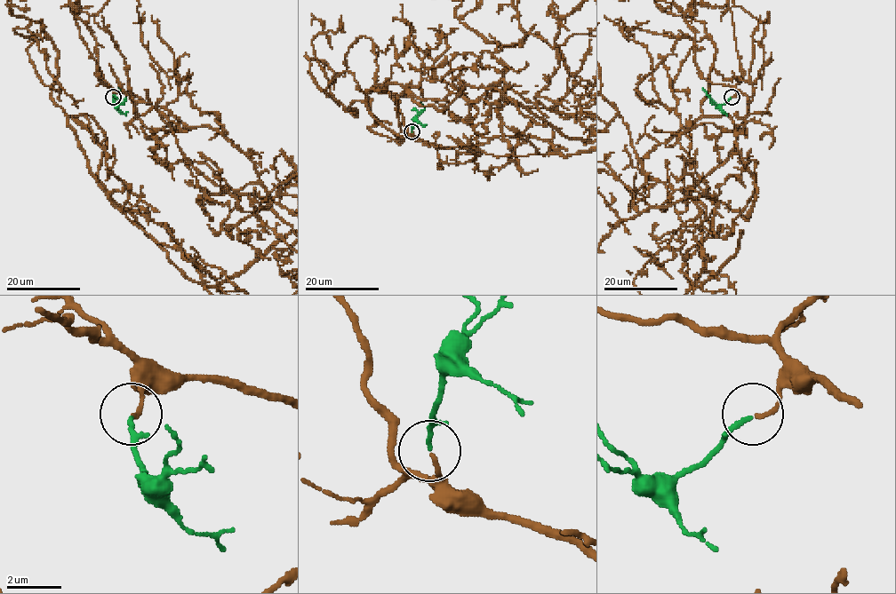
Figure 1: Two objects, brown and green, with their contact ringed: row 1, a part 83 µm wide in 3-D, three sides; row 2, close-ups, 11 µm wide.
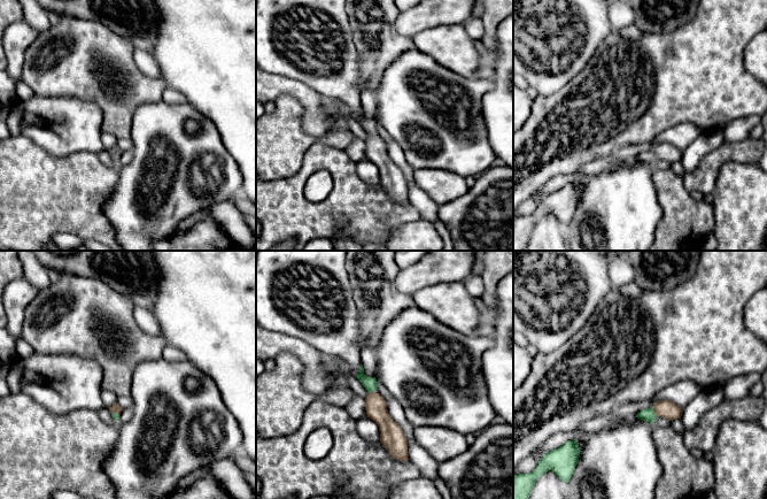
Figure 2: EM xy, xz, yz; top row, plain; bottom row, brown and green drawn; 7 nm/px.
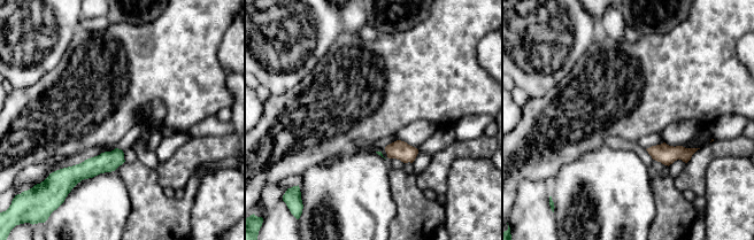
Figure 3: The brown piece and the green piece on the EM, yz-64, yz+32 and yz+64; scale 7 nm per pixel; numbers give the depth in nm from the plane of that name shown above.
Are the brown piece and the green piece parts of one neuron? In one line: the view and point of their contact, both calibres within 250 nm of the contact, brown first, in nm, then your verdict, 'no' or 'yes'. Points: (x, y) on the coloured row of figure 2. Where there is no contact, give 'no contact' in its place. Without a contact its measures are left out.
yz (655, 412) | 130/90 nm | yes

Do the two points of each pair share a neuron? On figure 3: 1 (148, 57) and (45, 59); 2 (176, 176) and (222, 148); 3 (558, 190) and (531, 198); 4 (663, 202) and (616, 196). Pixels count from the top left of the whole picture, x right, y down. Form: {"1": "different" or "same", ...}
{"1": "different", "2": "same", "3": "different", "4": "different"}

